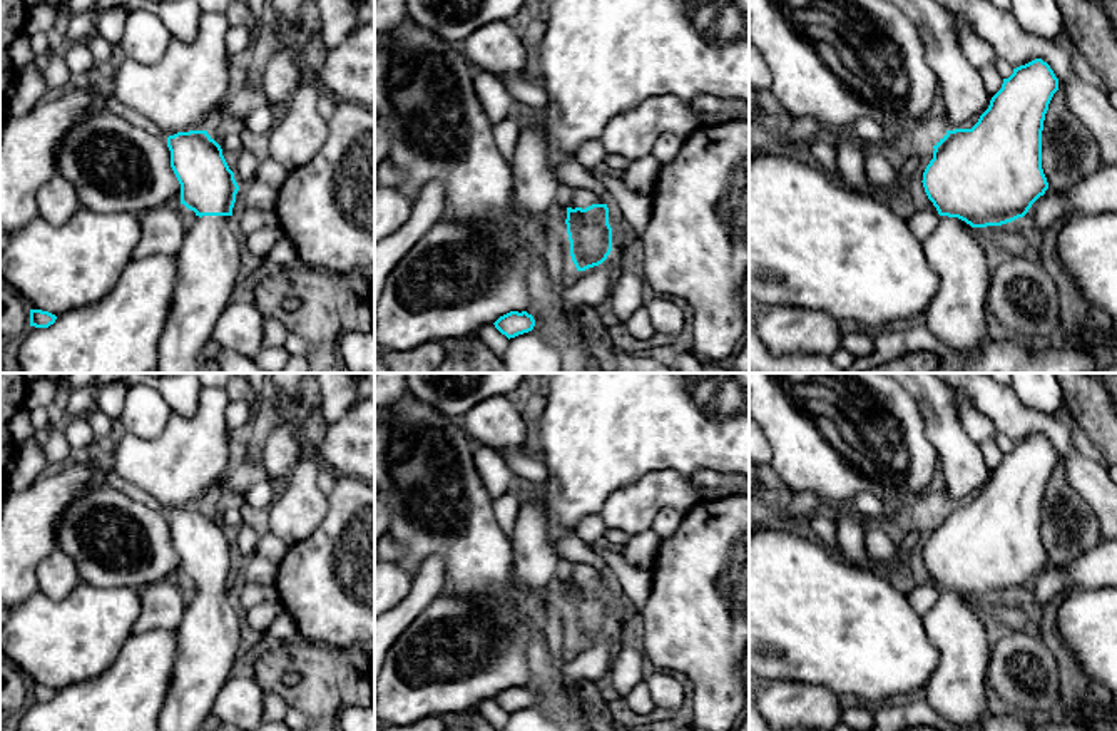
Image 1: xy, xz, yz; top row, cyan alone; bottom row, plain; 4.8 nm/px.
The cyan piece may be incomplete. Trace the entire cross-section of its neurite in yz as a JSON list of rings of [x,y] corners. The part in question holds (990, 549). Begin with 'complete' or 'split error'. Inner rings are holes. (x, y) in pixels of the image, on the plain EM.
split error; [[[1035,433],[1020,440],[1003,453],[1002,463],[972,504],[946,505],[933,520],[933,534],[921,557],[940,594],[921,622],[940,661],[926,686],[926,701],[955,728],[975,726],[990,714],[985,689],[990,646],[973,604],[1023,592],[1048,564],[1042,544],[1042,505],[1057,465],[1058,453],[1047,437]]]

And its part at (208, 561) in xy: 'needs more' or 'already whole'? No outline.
needs more

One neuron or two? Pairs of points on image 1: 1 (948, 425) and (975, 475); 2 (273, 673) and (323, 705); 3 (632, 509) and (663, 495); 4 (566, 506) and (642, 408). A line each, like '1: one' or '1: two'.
1: one
2: one
3: one
4: one

